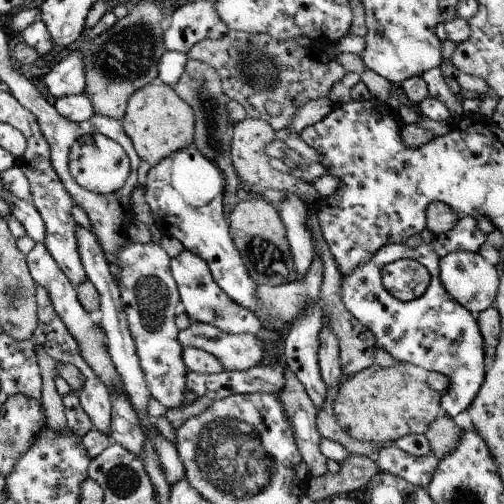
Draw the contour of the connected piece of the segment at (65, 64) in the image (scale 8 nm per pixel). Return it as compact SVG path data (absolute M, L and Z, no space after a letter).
M83 50L68 54L44 77L46 89L56 99L78 96L86 86Z

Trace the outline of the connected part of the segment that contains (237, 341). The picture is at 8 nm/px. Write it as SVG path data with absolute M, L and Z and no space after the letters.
M193 321L192 326L178 333L183 347L192 346L216 356L224 371L240 371L260 365L265 352L264 342L250 332L227 333L211 324Z

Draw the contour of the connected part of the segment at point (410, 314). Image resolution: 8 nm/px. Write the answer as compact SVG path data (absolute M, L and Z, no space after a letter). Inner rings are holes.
M406 243L386 244L352 274L342 277L340 292L348 312L374 334L376 348L386 350L396 362L410 362L448 378L449 388L441 395L440 404L442 413L453 419L472 404L484 382L485 342L474 315L444 290L440 282L440 260L430 243L421 243L416 248L410 248ZM402 259L418 261L430 273L429 288L413 301L394 298L382 284L382 268Z

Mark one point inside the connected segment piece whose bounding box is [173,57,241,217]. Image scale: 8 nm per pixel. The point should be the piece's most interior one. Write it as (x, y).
(199, 86)

